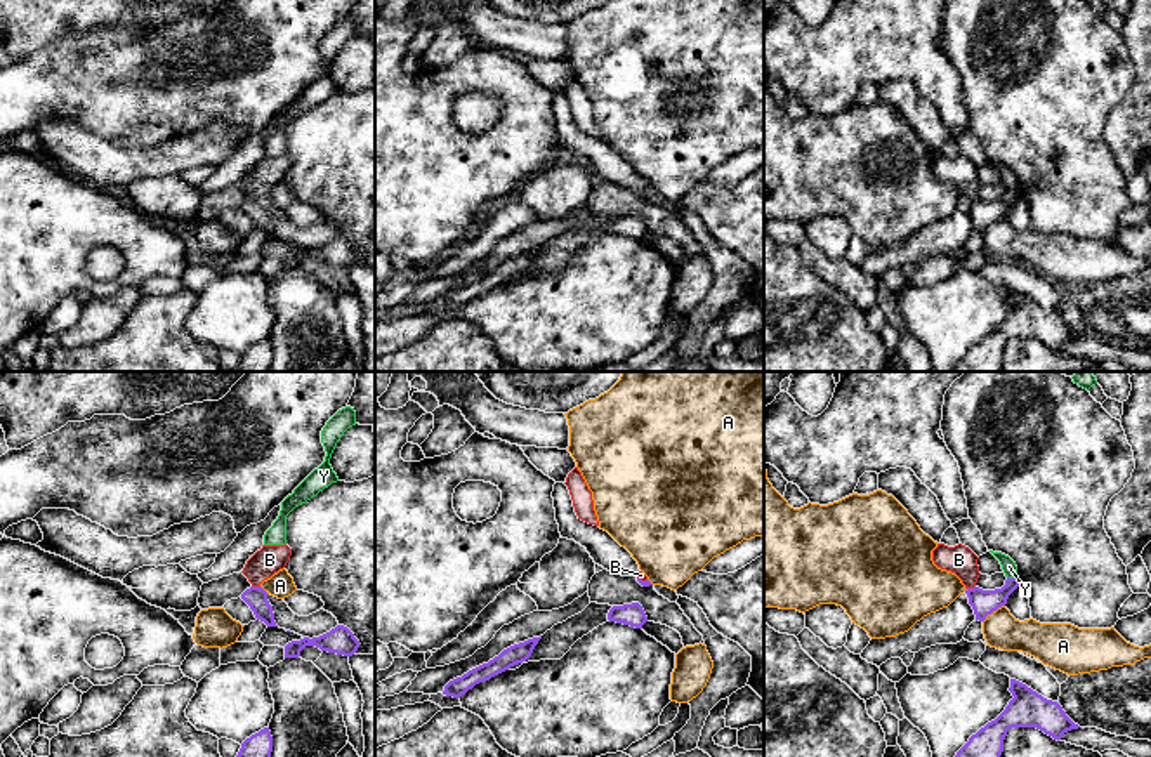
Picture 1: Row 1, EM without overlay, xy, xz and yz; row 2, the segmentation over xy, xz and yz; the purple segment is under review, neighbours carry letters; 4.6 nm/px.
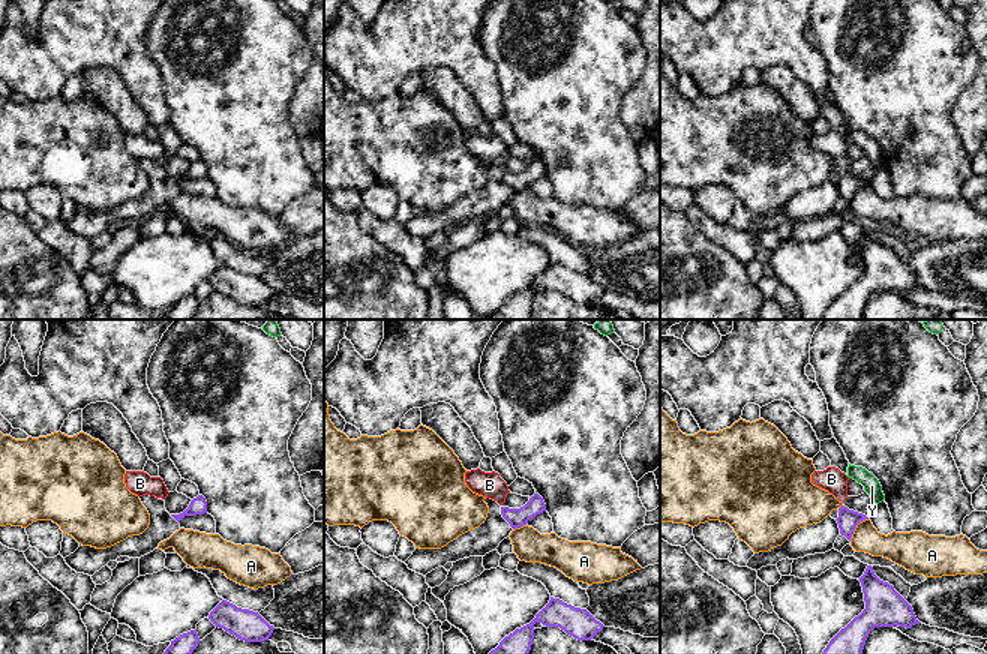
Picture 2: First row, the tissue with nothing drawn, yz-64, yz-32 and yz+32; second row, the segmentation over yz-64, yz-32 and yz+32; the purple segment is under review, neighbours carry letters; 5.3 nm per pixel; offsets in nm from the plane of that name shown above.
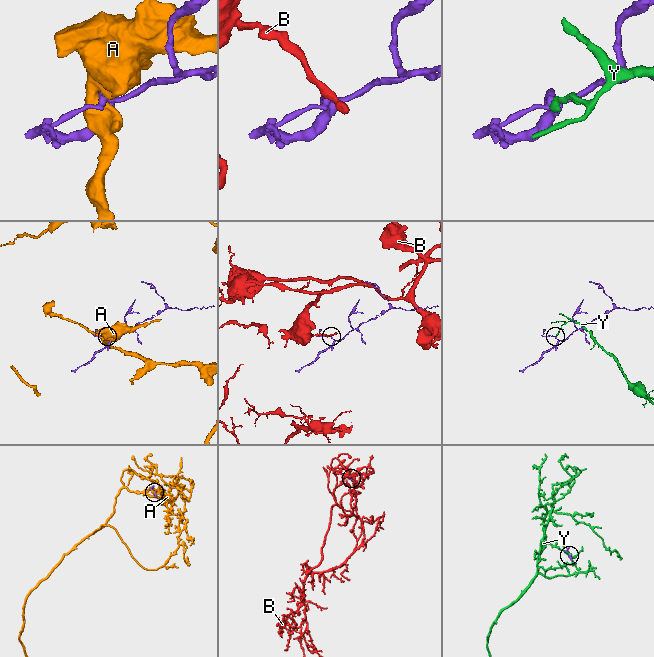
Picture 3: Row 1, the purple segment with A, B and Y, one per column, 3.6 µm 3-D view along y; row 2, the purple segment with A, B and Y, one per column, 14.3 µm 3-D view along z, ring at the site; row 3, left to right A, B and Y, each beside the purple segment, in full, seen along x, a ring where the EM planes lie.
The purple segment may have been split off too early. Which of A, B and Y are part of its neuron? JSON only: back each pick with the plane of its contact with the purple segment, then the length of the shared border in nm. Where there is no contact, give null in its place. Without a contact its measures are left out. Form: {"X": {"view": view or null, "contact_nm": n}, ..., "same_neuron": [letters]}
{"same_neuron": []}

